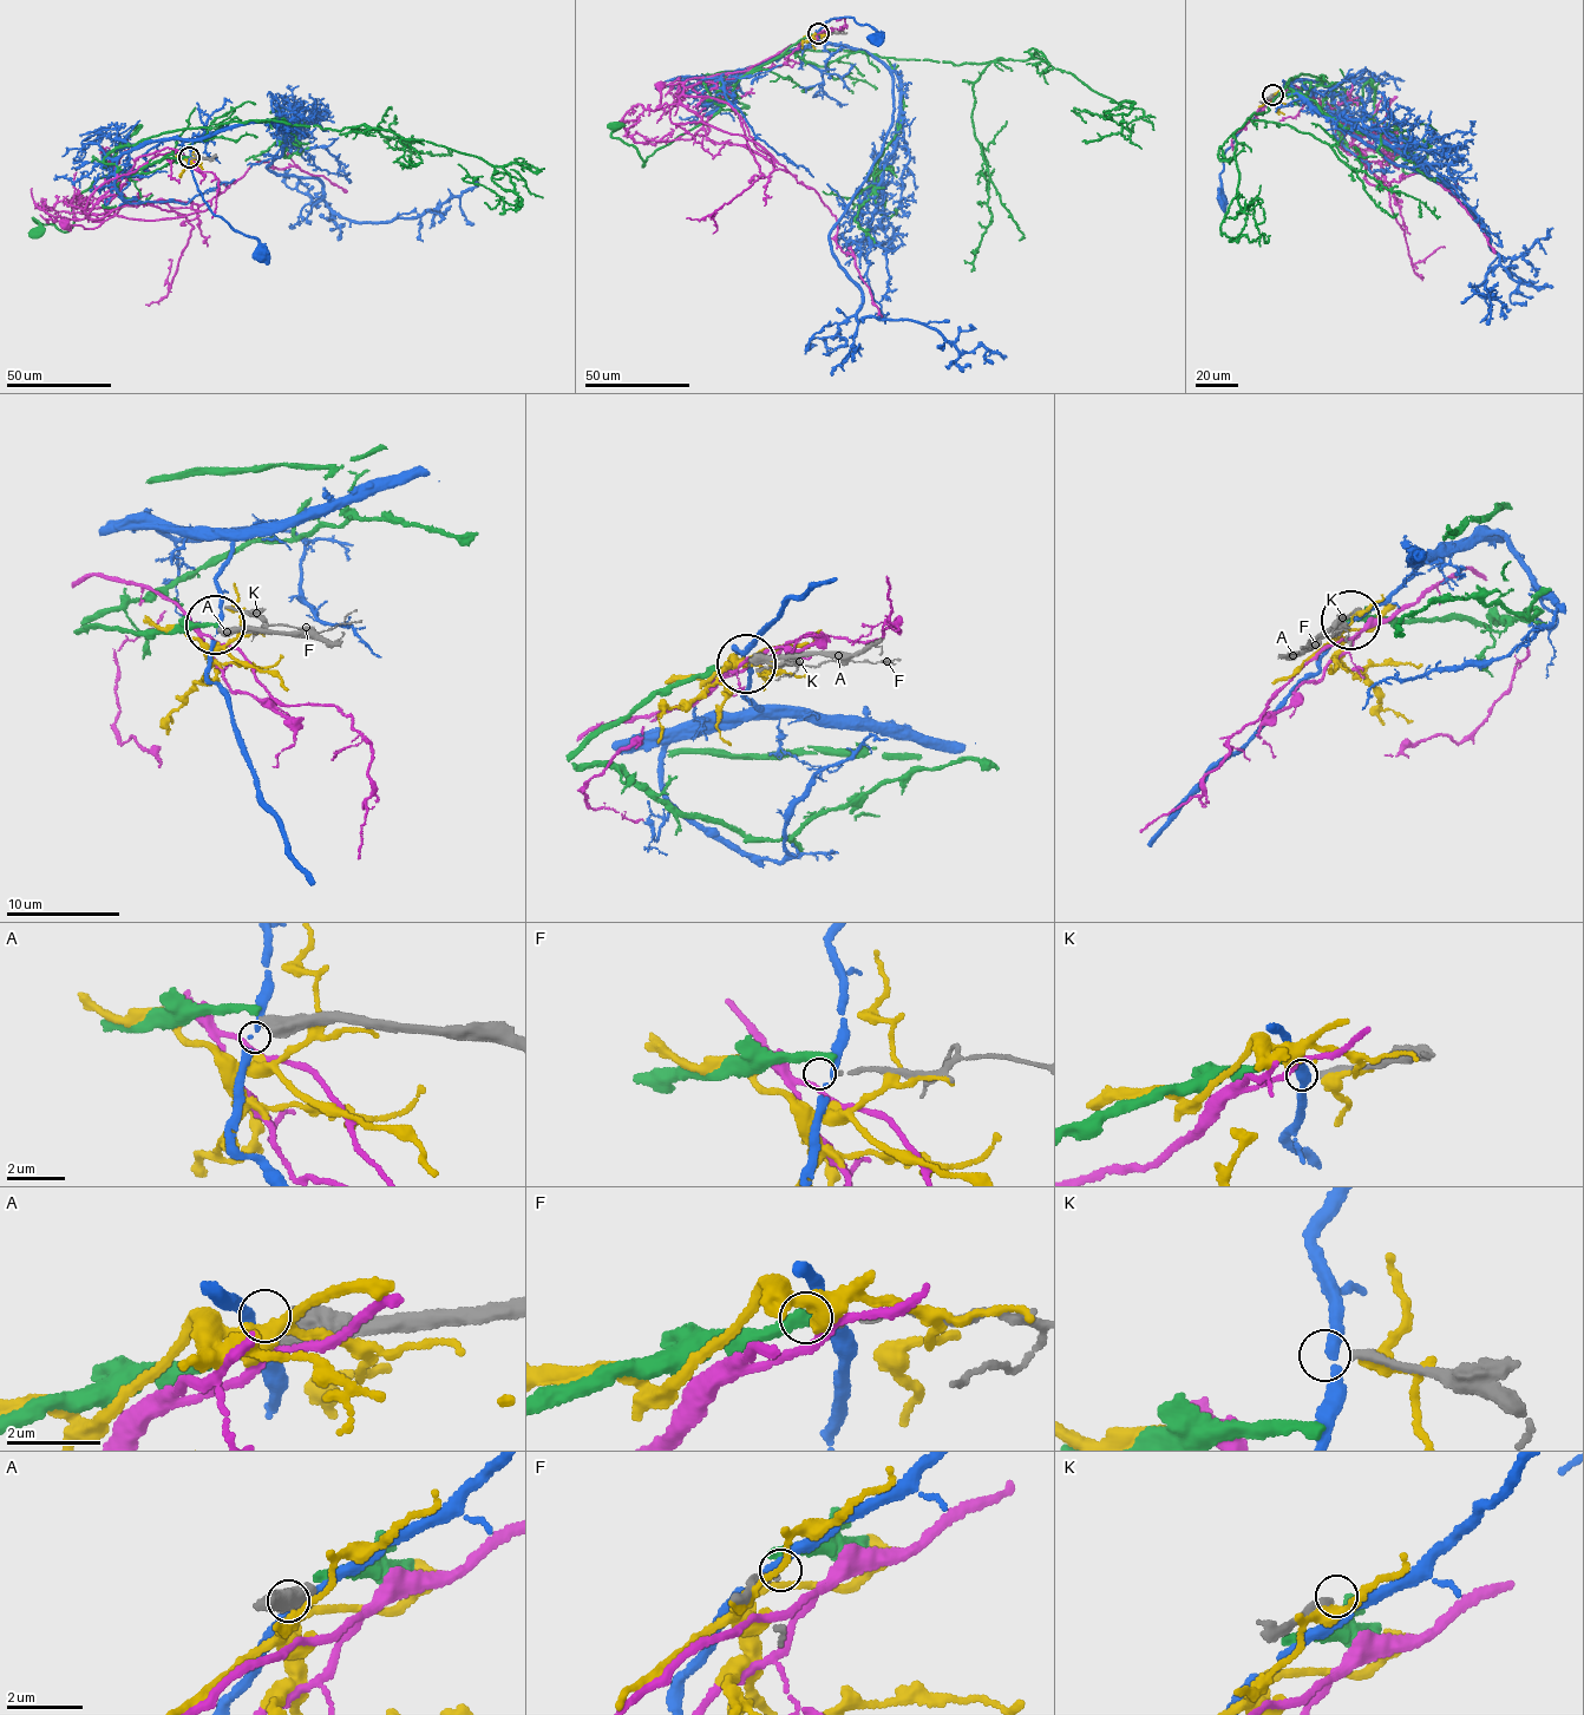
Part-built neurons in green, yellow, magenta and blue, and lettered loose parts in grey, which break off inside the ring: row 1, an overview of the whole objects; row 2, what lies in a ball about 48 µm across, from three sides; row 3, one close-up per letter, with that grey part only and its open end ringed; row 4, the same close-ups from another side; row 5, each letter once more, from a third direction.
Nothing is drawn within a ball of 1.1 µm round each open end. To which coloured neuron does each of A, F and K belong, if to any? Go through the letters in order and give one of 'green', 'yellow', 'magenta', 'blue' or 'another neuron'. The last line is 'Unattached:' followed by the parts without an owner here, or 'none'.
A: another neuron
F: another neuron
K: another neuron
Unattached: A, F, K

